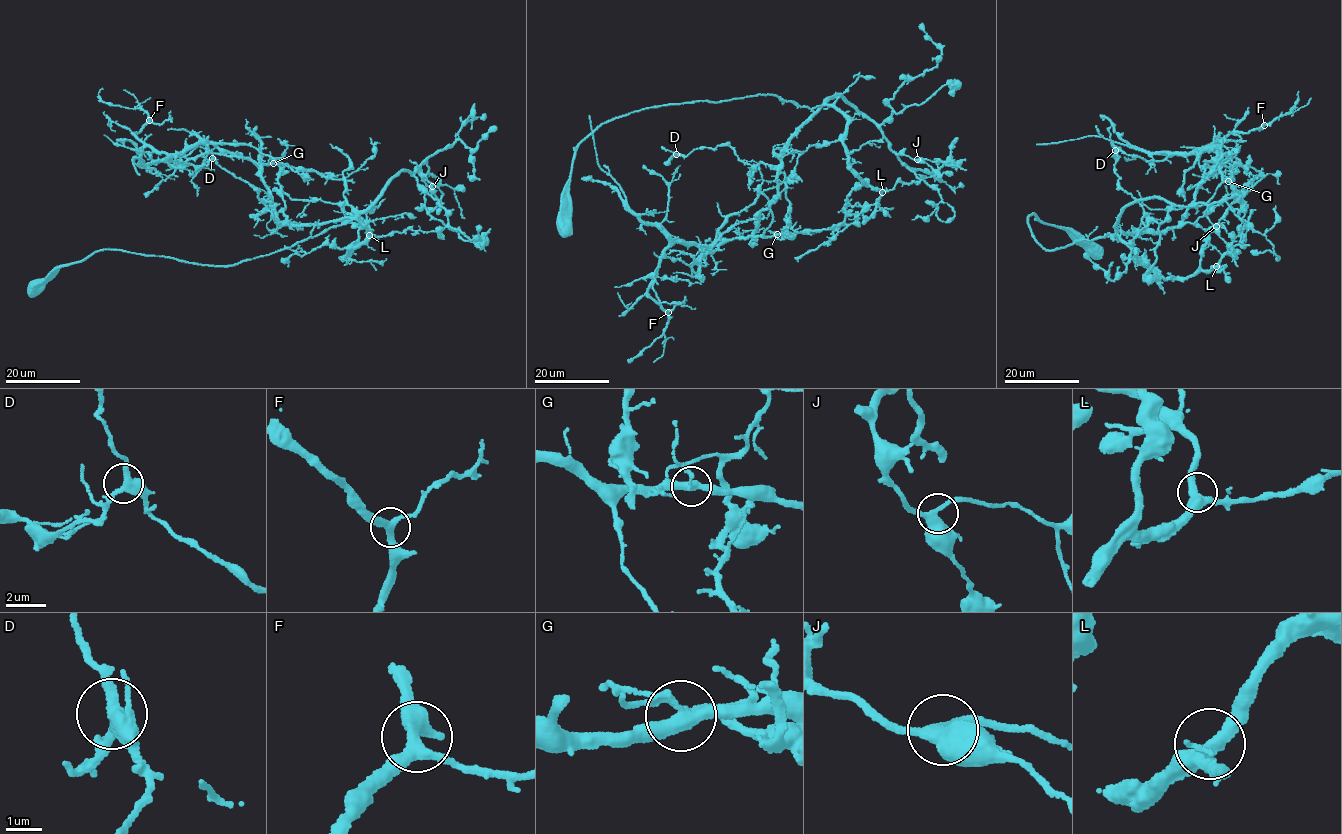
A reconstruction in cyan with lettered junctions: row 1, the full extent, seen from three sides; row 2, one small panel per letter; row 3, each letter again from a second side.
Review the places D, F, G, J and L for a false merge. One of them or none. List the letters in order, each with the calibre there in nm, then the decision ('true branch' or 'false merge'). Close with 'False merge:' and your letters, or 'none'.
D: 360 nm thick; true branch
F: 280 nm thick; true branch
G: 320 nm thick; false merge
J: 320 nm thick; true branch
L: 360 nm thick; true branch
False merge: G

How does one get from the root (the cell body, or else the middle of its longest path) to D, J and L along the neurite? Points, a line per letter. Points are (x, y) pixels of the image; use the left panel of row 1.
D: (33, 284), (104, 249), (234, 264), (351, 220), (278, 222), (256, 188), (212, 158)
J: (33, 284), (104, 249), (234, 264), (354, 219), (401, 171), (412, 174), (417, 168), (432, 186)
L: (33, 284), (104, 249), (232, 265), (357, 219), (368, 238), (344, 259), (369, 235)

